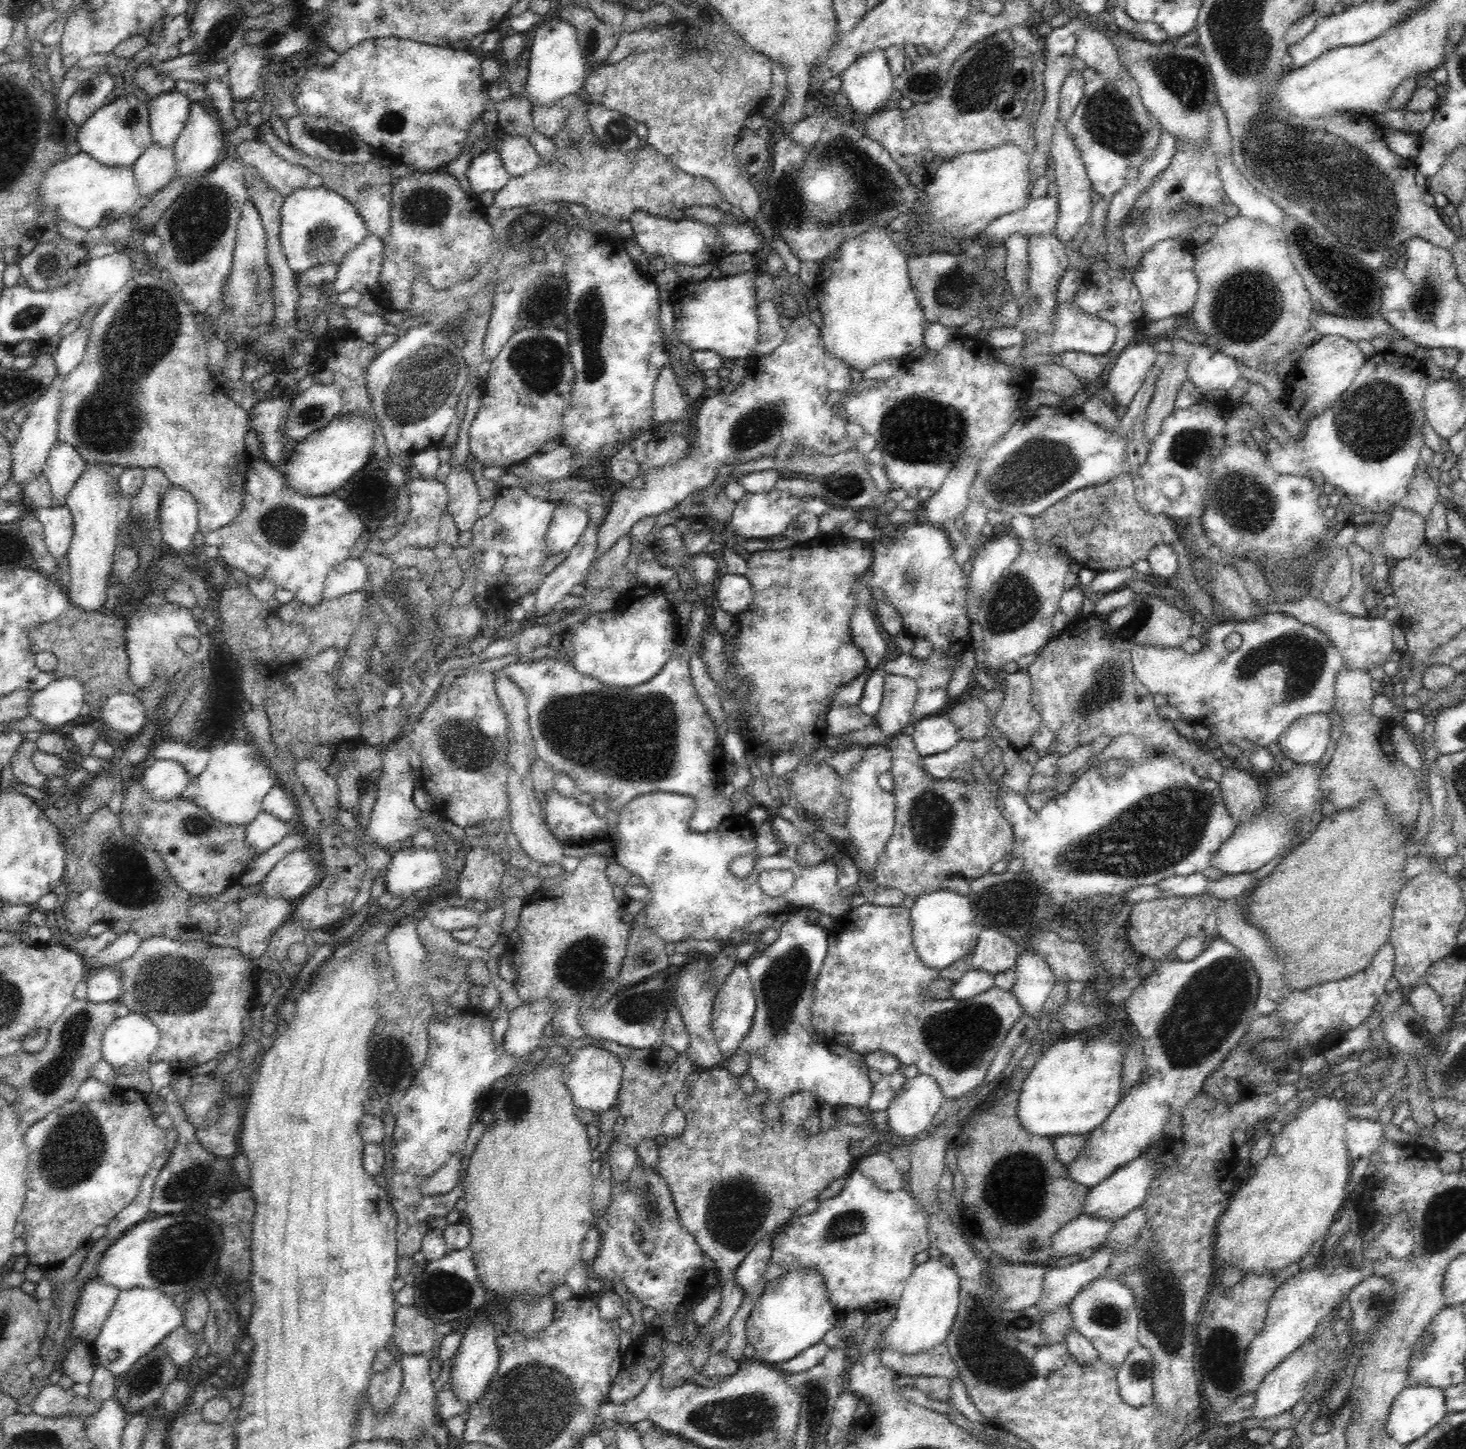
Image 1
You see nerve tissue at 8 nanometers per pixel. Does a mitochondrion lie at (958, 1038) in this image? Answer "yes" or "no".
yes

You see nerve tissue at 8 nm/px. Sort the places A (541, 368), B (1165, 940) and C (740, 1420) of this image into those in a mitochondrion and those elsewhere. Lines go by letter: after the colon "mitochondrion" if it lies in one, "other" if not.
A: mitochondrion
B: other
C: mitochondrion

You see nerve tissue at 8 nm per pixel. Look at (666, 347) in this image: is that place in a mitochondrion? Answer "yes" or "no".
no

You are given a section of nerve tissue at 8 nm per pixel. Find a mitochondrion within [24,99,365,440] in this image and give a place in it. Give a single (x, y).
(200, 224)

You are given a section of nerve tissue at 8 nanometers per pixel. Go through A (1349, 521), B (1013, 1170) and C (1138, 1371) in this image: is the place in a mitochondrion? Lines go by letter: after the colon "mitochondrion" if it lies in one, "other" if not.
A: other
B: mitochondrion
C: mitochondrion

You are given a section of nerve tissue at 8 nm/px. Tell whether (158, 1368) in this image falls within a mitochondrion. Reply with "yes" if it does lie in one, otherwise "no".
no

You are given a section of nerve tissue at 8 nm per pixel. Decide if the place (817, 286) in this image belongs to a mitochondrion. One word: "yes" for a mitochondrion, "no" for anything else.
no

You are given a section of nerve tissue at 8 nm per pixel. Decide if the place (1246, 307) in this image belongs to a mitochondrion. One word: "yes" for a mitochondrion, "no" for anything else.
yes

